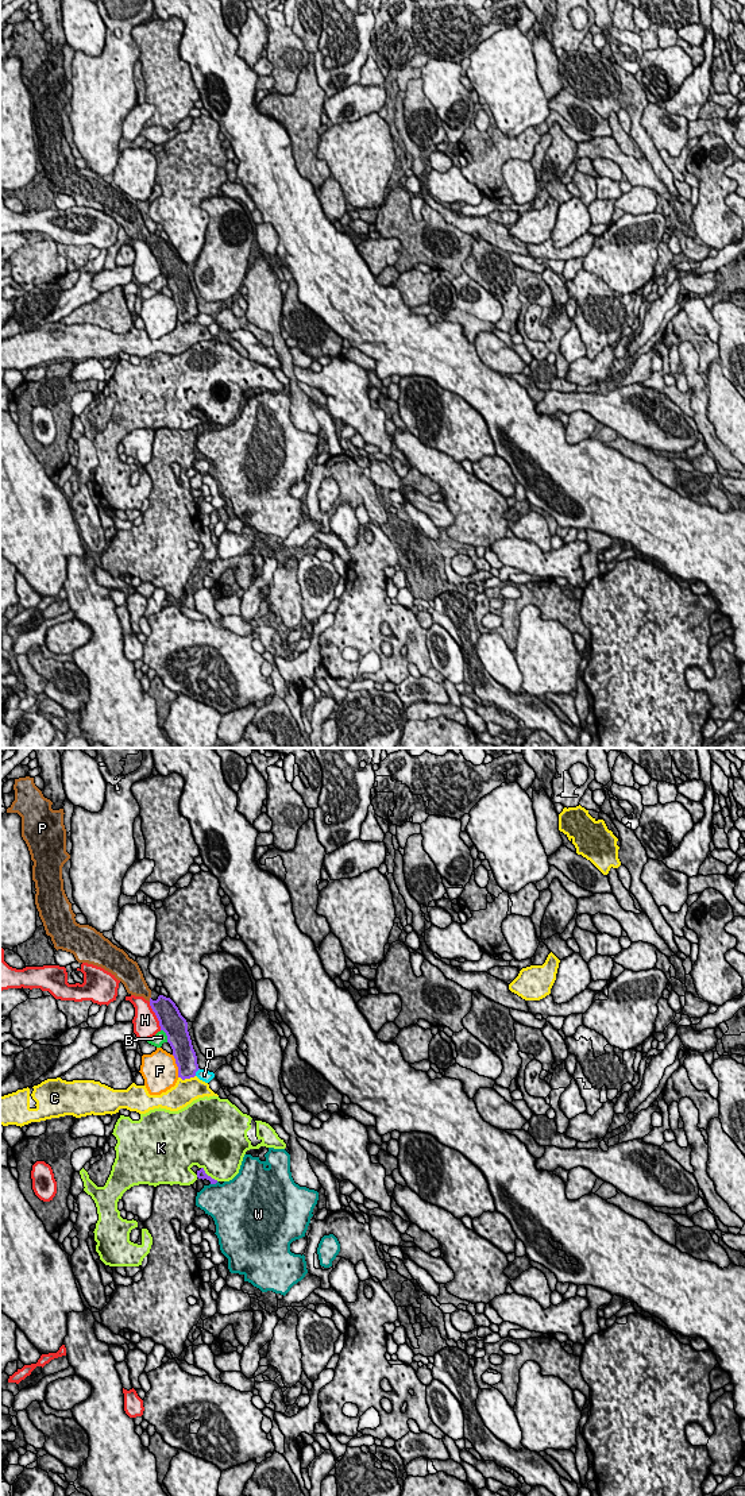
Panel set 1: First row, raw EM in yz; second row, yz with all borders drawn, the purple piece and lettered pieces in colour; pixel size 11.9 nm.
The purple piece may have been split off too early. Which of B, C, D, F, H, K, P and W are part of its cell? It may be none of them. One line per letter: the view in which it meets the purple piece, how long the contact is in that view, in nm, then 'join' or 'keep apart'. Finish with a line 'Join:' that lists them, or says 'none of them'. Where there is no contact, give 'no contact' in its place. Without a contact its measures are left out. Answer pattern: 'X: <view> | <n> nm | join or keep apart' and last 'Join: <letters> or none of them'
B: yz | 180 nm | keep apart
C: yz | 220 nm | keep apart
D: yz | 110 nm | keep apart
F: yz | 280 nm | keep apart
H: yz | 360 nm | keep apart
K: yz | 260 nm | keep apart
P: yz | 70 nm | join
W: yz | 100 nm | keep apart
Join: P

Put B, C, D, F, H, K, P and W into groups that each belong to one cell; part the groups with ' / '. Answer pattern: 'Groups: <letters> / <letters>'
Groups: B / C / D / F / H / K / P / W

